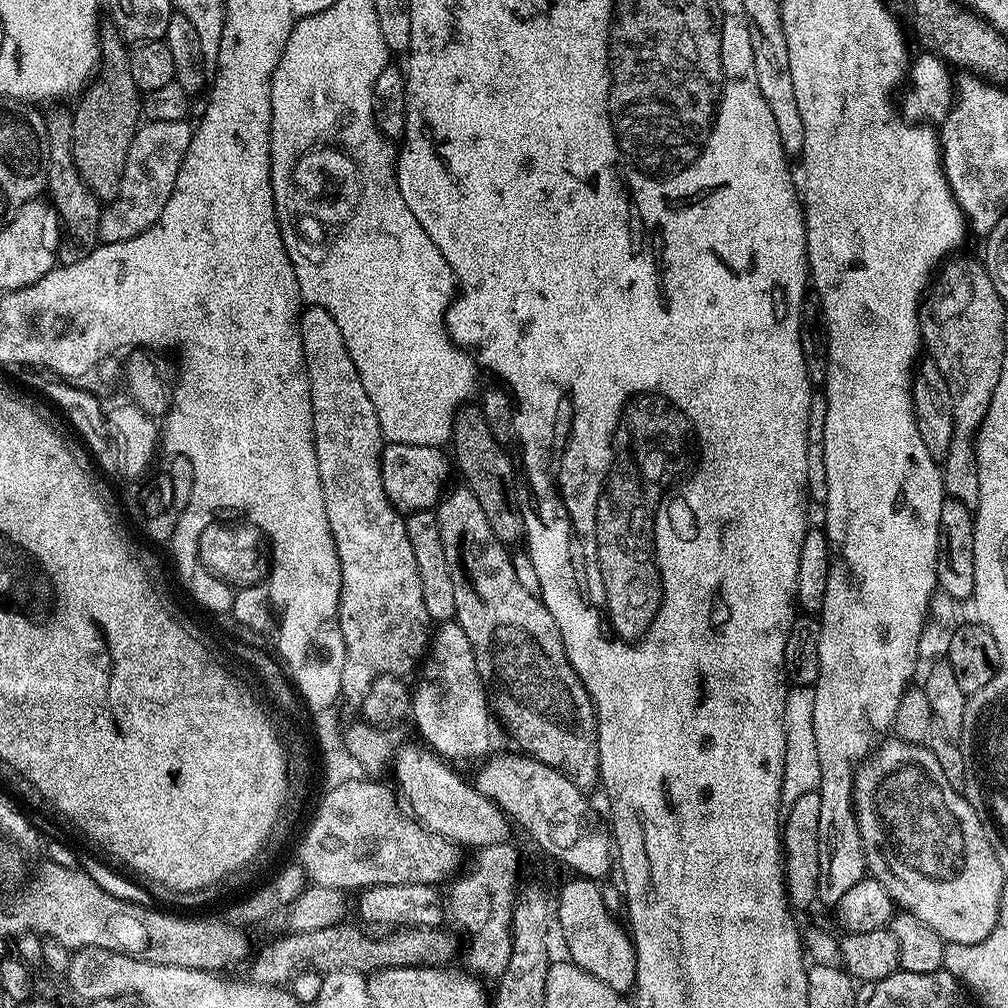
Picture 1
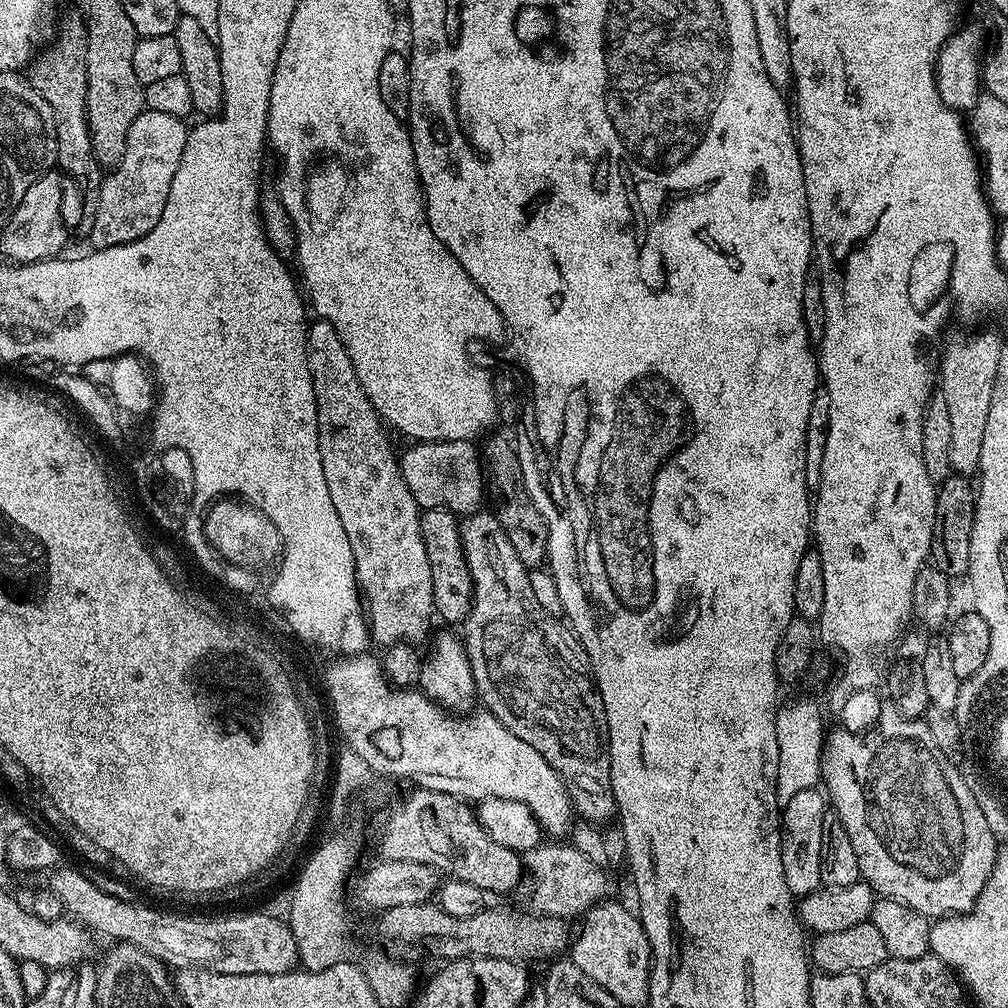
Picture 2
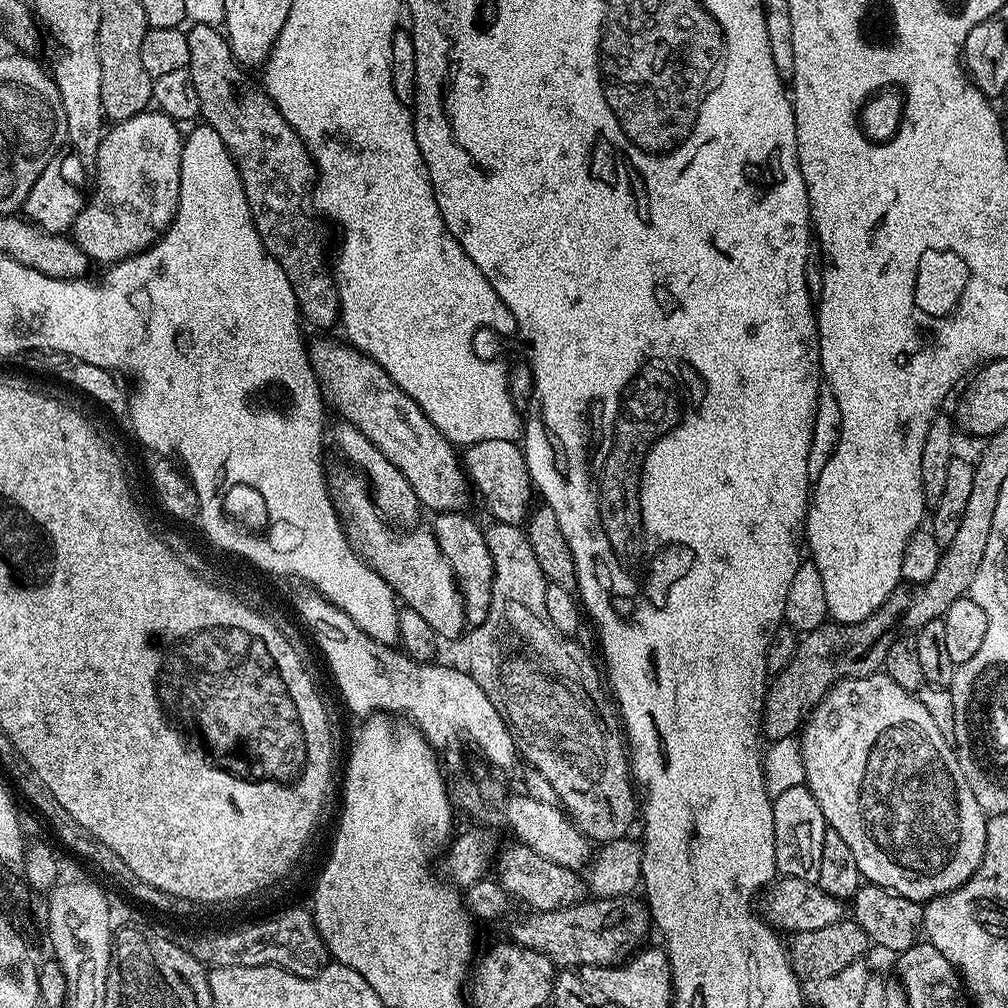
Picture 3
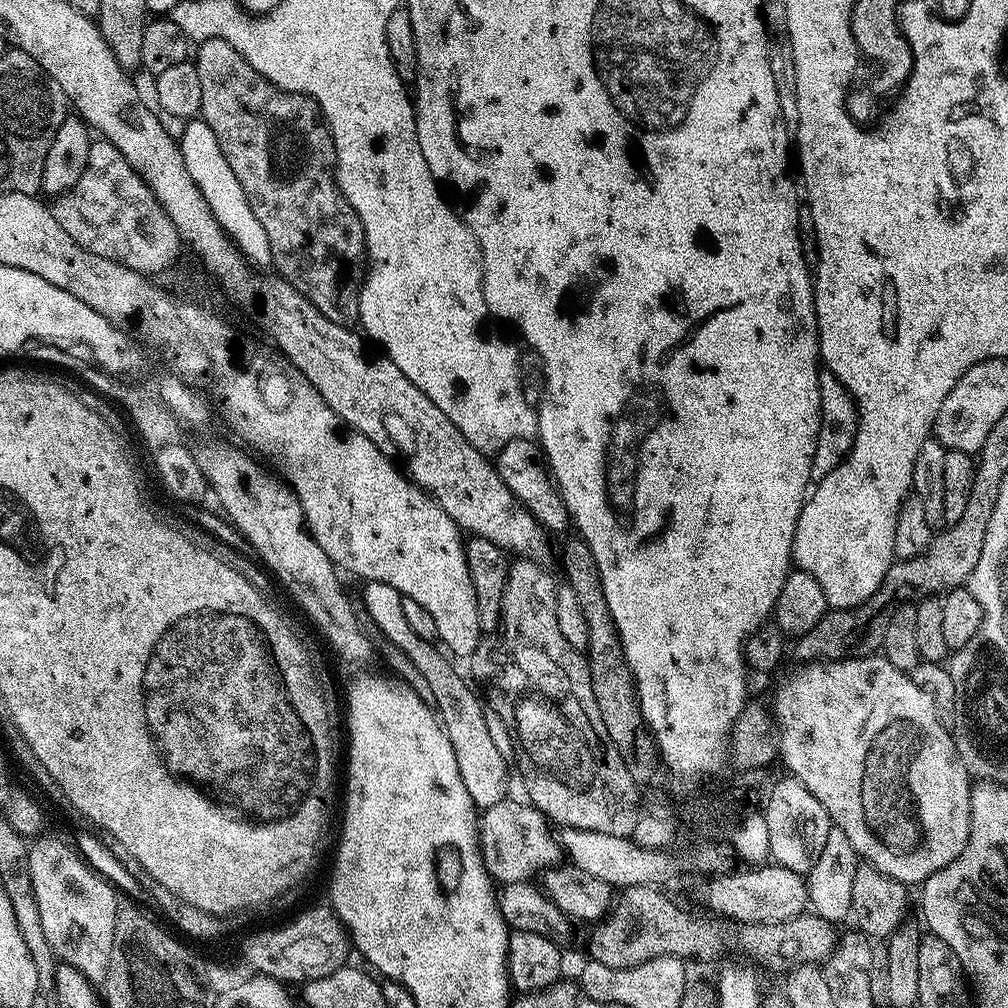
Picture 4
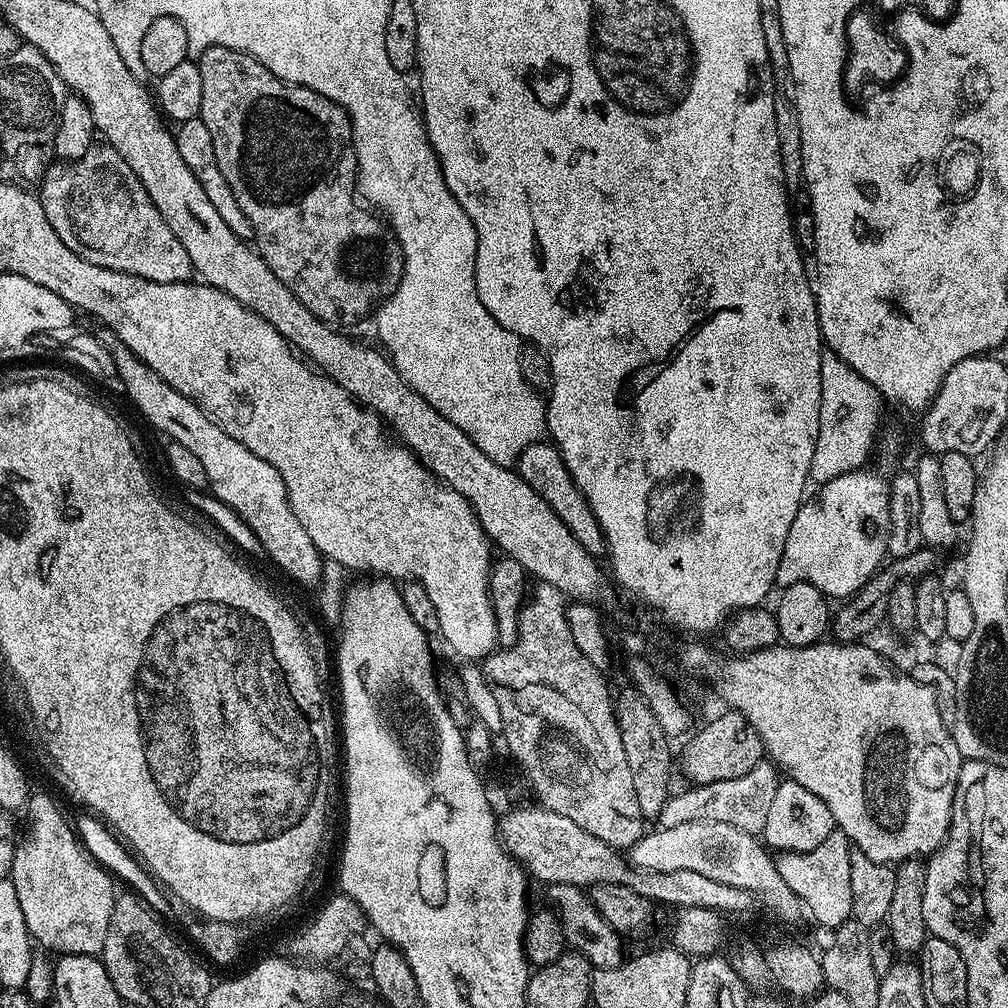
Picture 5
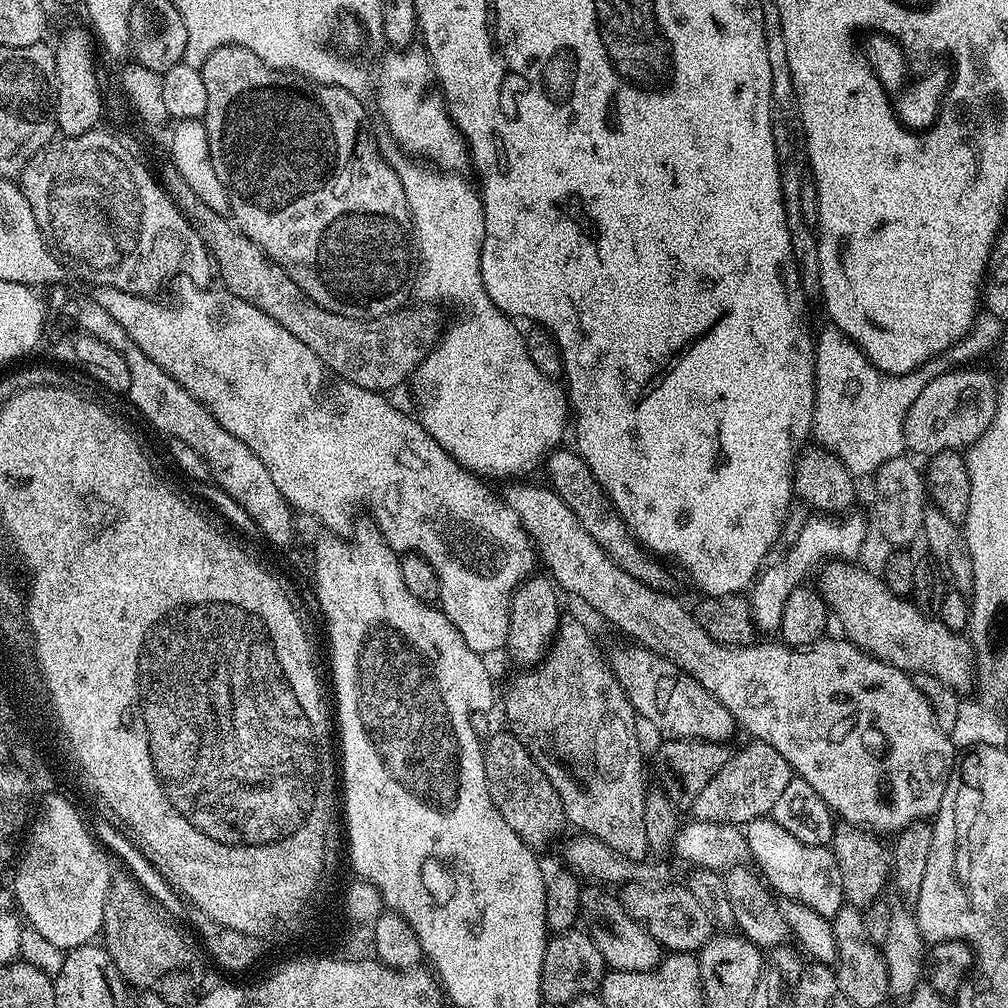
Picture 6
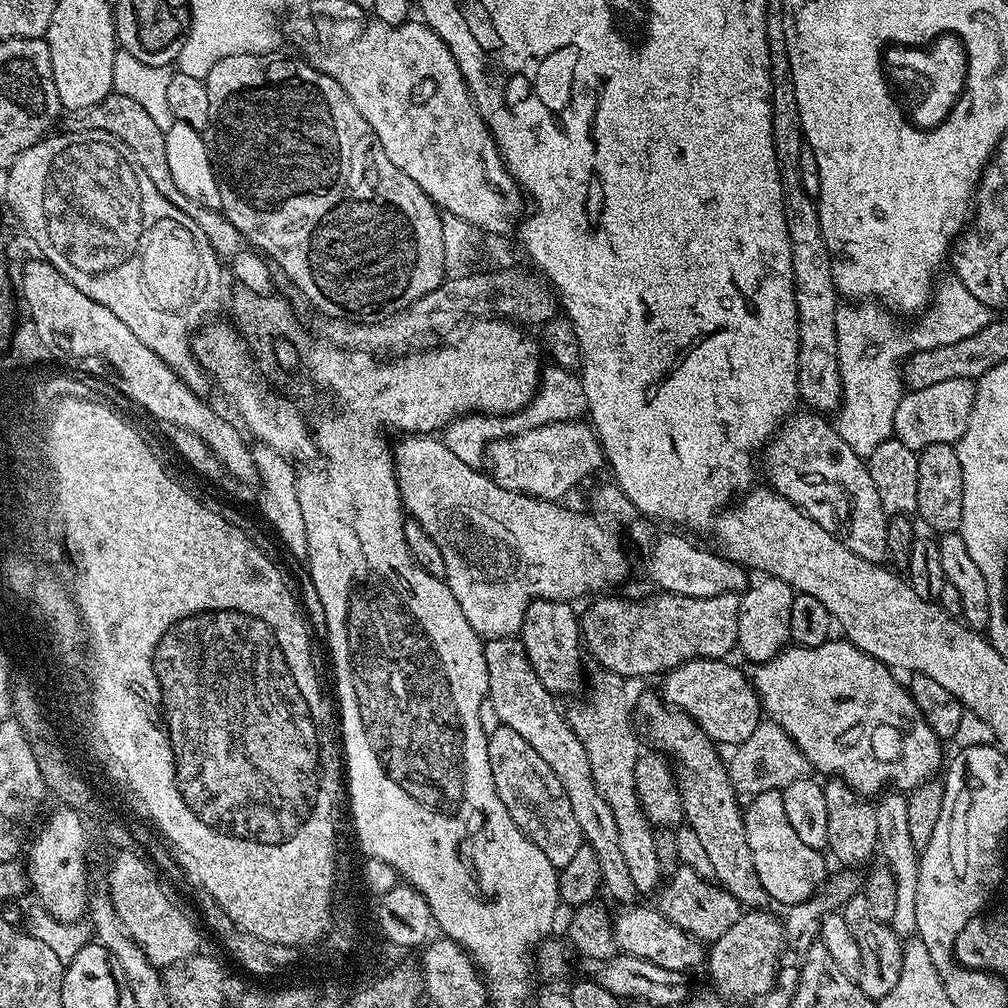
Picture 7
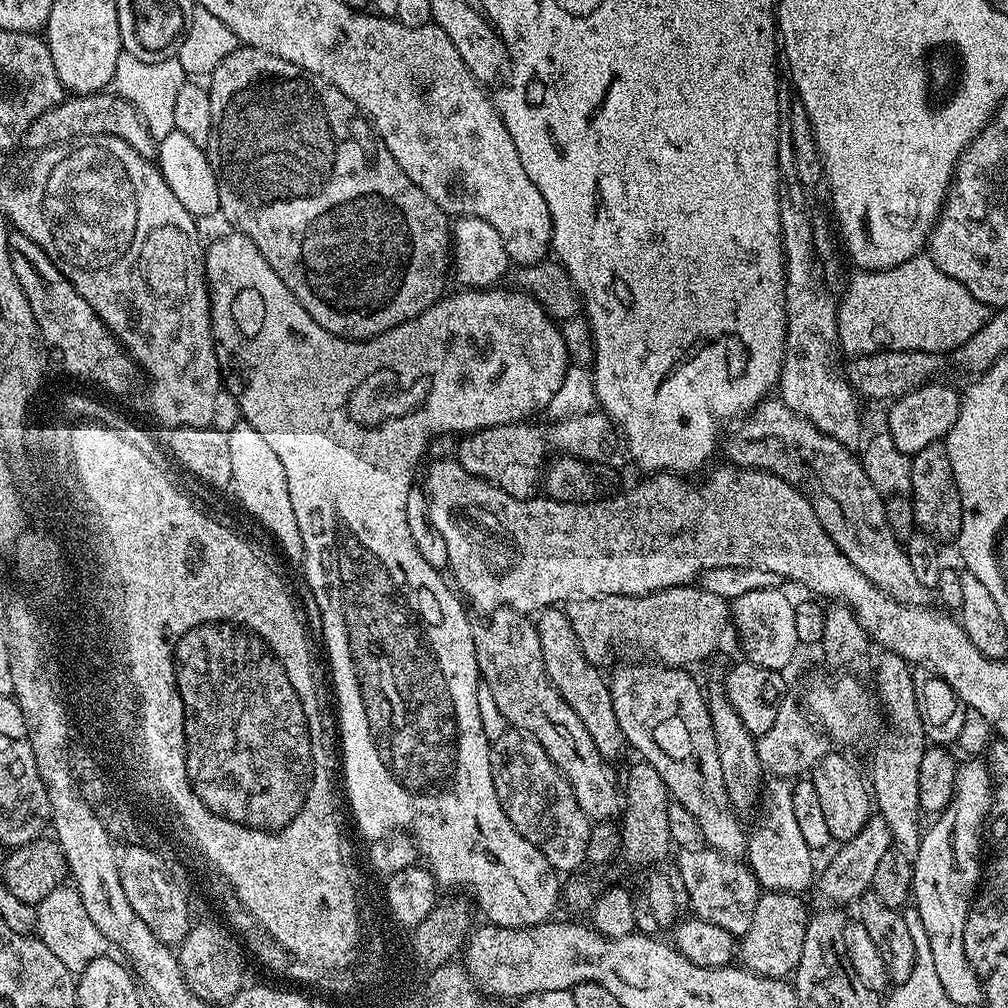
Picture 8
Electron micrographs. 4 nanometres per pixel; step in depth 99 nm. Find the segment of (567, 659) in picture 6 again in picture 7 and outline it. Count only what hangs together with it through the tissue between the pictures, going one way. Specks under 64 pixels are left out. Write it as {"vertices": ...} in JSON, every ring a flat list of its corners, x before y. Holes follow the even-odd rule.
{"vertices":[[596,670,592,685,588,688,588,697,566,708,566,717,585,747,597,789,613,811,618,826,618,843,626,858,631,881,639,895,644,897,652,891,653,895,661,887,662,875,655,850,657,833,638,802,638,790,634,786,634,766,640,757,642,745,636,741,636,732,632,729,632,708,628,705,627,686,626,680,618,674]]}

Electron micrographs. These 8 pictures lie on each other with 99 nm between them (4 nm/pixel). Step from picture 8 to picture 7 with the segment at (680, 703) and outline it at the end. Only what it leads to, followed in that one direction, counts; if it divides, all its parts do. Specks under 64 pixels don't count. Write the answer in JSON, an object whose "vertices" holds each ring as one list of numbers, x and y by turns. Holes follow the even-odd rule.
{"vertices":[[656,700,650,701,644,708,648,715,648,732,657,744,653,745,676,763,674,771,682,794,687,827,698,834,699,841,714,866,715,879,719,885,732,894,745,909,767,909,770,901,762,882,758,882,754,858,750,858,750,842,746,842,742,804,739,804,735,787,729,780,729,765,724,760,720,761,720,756,716,753,717,745,696,725,695,720,684,712,670,710,669,705]]}

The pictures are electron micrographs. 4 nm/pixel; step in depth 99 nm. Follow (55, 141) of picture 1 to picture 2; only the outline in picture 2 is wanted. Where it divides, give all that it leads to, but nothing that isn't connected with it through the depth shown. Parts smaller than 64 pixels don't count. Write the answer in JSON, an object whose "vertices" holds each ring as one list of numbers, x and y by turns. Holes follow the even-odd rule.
{"vertices":[[68,20,60,37,49,46,48,52,41,51,30,65,32,85,50,102,56,123,56,164,65,177,73,176,84,191,88,206,95,206,100,197,100,186,104,183,105,173,97,162,90,142,90,130,86,118,86,46,88,38,83,23]]}

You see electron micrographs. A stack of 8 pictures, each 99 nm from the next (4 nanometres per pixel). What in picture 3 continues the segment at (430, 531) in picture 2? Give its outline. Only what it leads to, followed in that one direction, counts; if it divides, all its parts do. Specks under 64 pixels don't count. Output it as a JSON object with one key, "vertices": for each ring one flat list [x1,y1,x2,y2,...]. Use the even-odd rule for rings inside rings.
{"vertices":[[457,510,455,512,437,512,434,516,436,521,434,521,433,524,430,524,430,531,434,534,434,538,440,547,440,552,446,558,446,562,450,562,450,570,454,574,456,585,460,588,460,602,464,606,464,619,469,625,475,626,482,622,486,622,486,614,490,614,490,594,492,593,492,582,494,580,494,558,490,554,490,546,486,546,486,538,484,537,485,529,483,527,479,528,479,526,467,516,468,514,469,513,464,510]]}

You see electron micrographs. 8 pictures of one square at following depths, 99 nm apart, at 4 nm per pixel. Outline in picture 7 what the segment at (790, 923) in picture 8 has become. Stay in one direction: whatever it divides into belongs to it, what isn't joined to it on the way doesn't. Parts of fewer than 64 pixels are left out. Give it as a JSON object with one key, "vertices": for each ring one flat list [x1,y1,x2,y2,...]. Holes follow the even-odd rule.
{"vertices":[[768,910,745,911,722,938,711,941,706,952,706,968,712,971,712,978,720,988,725,988,732,996,741,996,744,1000,763,998,777,982,778,969,781,967,780,951,785,951,784,926,781,917,771,916]]}

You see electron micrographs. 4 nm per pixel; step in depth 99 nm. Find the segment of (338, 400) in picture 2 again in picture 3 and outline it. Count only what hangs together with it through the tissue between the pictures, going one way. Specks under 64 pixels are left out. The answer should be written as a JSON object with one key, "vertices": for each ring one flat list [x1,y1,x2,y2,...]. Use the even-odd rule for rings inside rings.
{"vertices":[[347,422,339,423,333,428,331,425,330,440,332,436,337,450,357,468,353,468,357,473,366,477,367,483,370,485,372,503,375,504,377,512,385,521,391,522,393,525,415,525,419,521,416,519,419,518,420,512,422,513,422,505,420,499,414,494,410,482,406,482,402,470,398,470,398,466,394,466,394,462,390,462,390,458,386,458,386,454,382,454,382,450,378,450,378,446,374,446,374,442,370,442,370,438,366,438,366,434,362,434,362,430,358,430,358,426]]}

